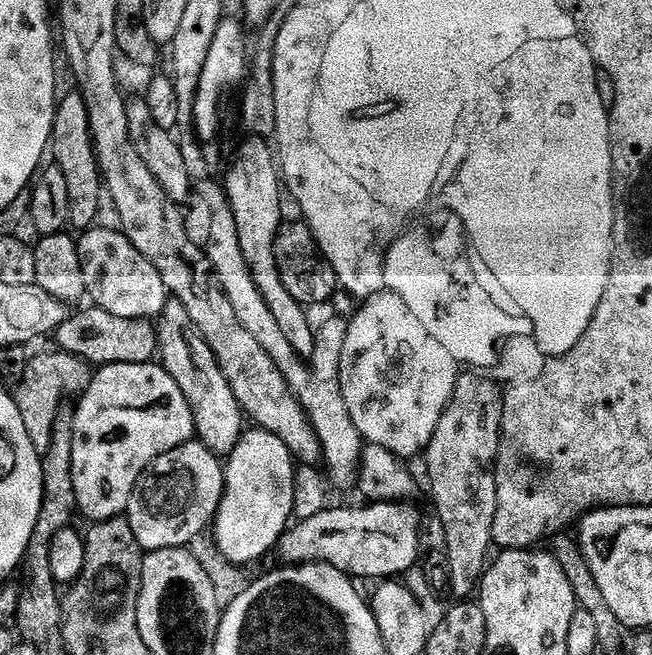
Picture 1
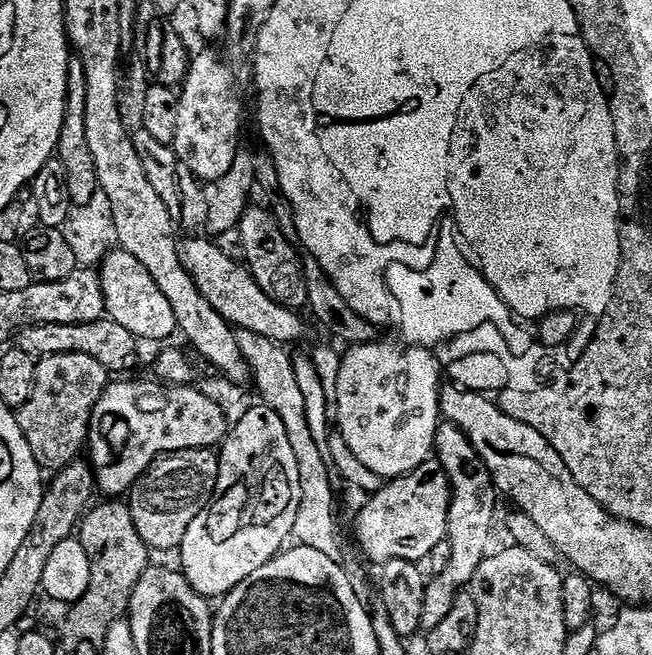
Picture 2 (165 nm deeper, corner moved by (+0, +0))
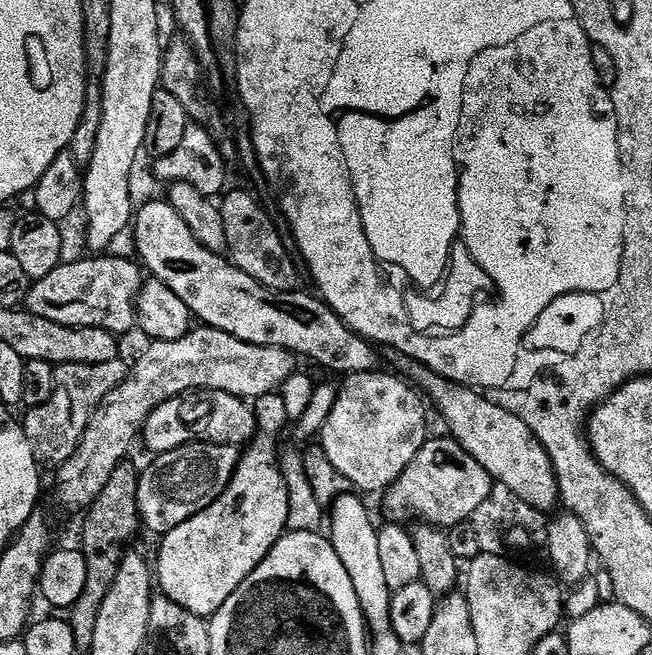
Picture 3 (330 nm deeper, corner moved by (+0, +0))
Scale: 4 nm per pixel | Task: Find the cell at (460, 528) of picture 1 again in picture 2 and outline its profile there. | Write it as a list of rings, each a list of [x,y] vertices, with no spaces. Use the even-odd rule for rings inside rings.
[[[441,423],[436,432],[435,459],[439,460],[452,483],[452,506],[448,515],[448,534],[446,539],[453,547],[449,566],[442,574],[432,576],[427,581],[422,604],[421,629],[429,633],[446,619],[446,614],[454,607],[455,598],[471,585],[478,566],[487,558],[486,542],[489,541],[496,521],[496,500],[498,493],[492,475],[480,461],[470,438],[454,423]]]

